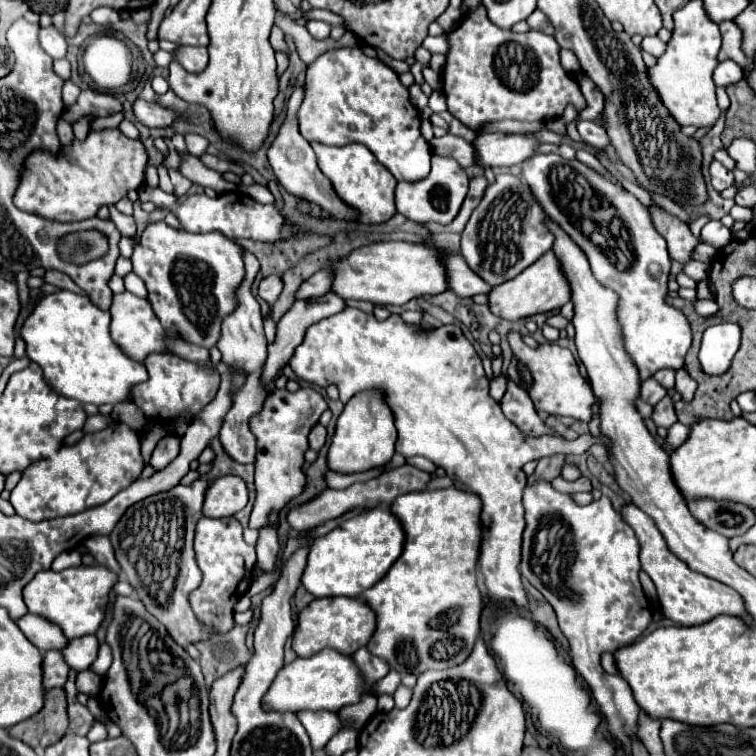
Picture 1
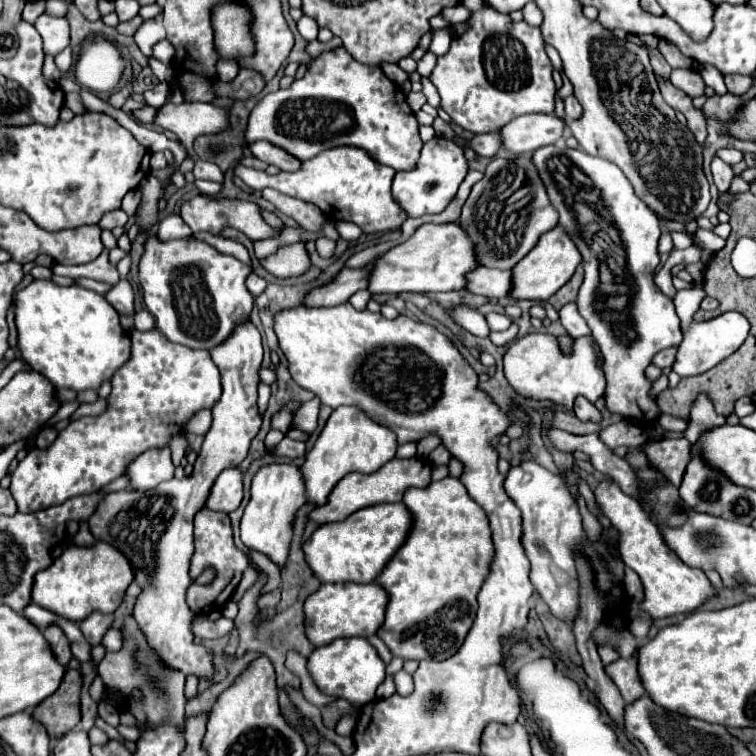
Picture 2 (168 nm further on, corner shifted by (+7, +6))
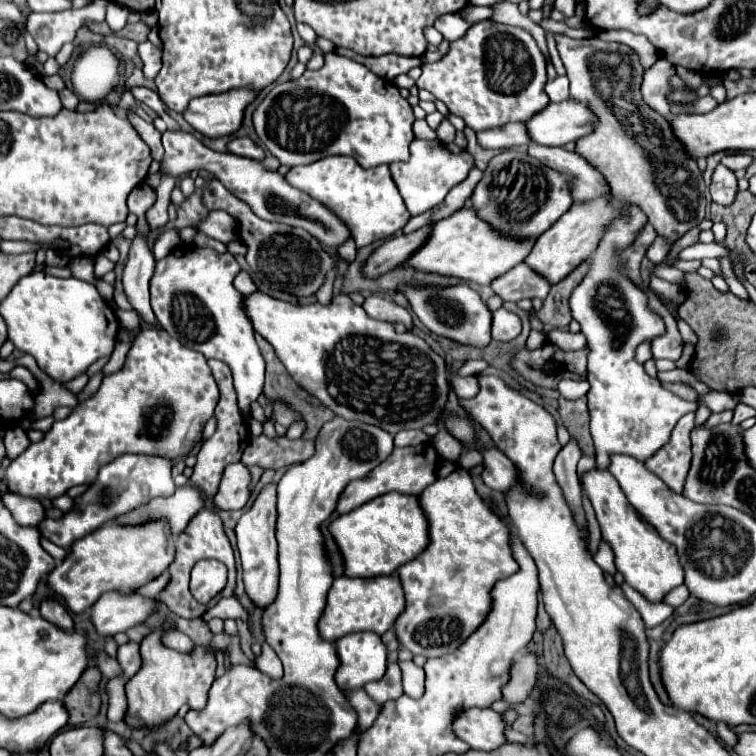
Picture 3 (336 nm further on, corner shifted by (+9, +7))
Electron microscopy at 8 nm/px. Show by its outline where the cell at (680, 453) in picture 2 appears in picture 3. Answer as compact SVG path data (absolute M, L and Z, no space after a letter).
M694 412L684 414L674 426L668 444L644 462L644 466L676 494L684 492L684 482L690 470L690 460L692 460L690 432L696 426L694 418L696 418Z

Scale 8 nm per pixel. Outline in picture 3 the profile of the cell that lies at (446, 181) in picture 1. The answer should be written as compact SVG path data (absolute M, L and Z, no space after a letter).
M414 140L410 144L410 158L406 162L392 162L390 172L400 190L400 196L404 198L408 212L414 216L414 214L422 214L422 212L442 204L446 194L450 192L450 188L460 184L468 176L468 170L472 166L474 166L474 160L468 152L452 154L440 142Z

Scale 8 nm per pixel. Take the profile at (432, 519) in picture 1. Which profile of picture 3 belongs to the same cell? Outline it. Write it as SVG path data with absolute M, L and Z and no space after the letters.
M456 468L450 476L438 478L420 494L420 504L430 520L430 544L418 558L398 568L406 592L406 610L396 620L394 630L400 644L414 656L424 654L428 658L438 658L456 650L472 632L476 632L476 628L480 628L490 614L490 592L494 584L518 572L520 566L512 556L510 526L484 504L466 470Z

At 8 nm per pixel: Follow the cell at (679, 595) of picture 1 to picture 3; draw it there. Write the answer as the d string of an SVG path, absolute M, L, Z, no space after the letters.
M592 468L584 472L580 476L580 486L582 494L588 496L596 510L602 538L610 544L616 558L616 570L624 576L626 584L644 594L650 602L660 602L672 588L684 582L684 572L678 562L676 548L662 540L658 532L632 508L632 504L620 490L616 478L608 470L600 472L598 468Z

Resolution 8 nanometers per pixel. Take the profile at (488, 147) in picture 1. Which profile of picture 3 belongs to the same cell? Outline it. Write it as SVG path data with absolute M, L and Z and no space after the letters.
M568 98L558 104L548 104L542 112L526 122L532 142L544 146L564 146L576 142L580 136L594 132L598 116L588 104Z

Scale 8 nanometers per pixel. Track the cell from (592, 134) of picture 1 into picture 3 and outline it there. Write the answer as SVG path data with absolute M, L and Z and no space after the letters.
M556 76L554 80L548 80L544 86L550 102L560 102L560 100L568 100L570 92L568 92L568 76Z

